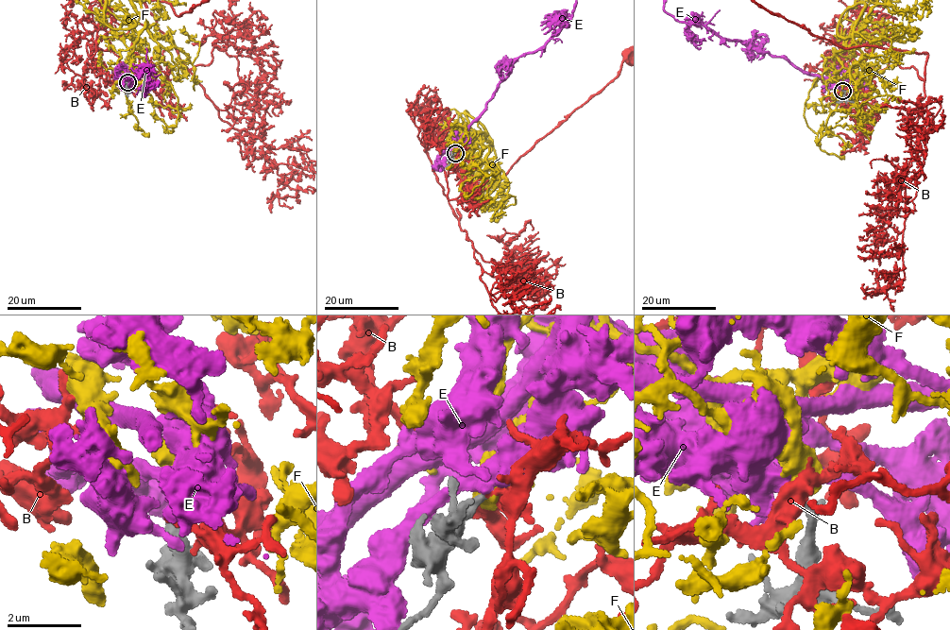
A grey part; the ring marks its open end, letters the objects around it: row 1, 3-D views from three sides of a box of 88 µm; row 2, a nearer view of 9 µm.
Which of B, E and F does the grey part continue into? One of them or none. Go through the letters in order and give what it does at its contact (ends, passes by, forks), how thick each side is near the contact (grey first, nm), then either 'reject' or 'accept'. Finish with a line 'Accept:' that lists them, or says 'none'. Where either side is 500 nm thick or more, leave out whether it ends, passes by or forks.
B: it forks there; 240 nm thick on the grey side, 280 nm on the other; accept
E: it forks there; 240 nm thick on the grey side, 340 nm on the other; reject
F: 240 nm thick on the grey side, 500 nm on the other; reject
Accept: B

